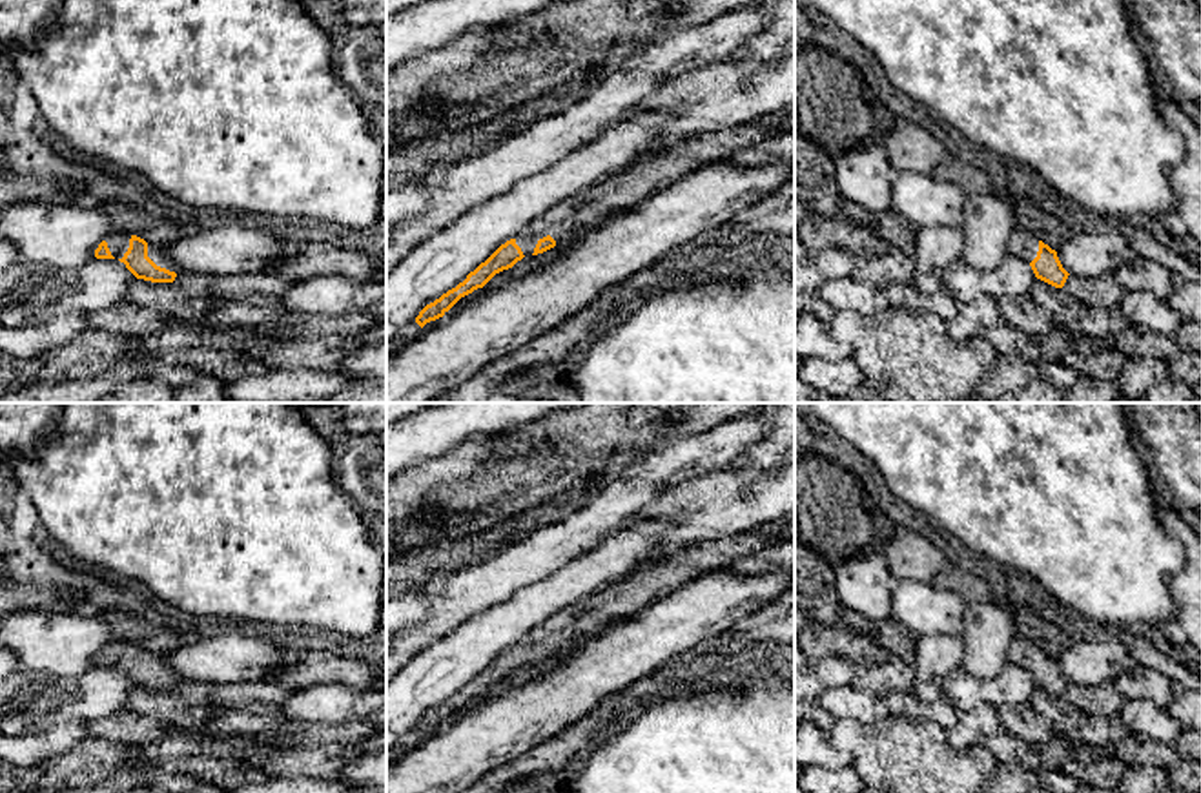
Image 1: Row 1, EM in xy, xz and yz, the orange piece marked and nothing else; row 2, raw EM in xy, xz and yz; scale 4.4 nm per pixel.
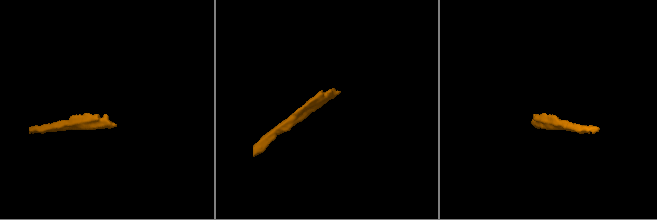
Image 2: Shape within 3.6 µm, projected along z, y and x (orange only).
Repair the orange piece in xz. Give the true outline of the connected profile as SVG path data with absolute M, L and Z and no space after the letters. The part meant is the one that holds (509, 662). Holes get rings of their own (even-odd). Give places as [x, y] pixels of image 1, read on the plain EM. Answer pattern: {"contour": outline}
{"contour": "M756 529L724 540L702 541L678 556L636 571L623 582L607 585L592 596L589 609L572 605L501 653L463 691L426 713L416 731L423 736L443 726L461 705L483 696L496 682L512 676L523 665L543 662L581 636L627 622L700 574L727 569L733 560L778 543L782 543L778 538L760 534Z"}

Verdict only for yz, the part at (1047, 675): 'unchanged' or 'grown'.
grown

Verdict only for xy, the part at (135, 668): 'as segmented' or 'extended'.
extended

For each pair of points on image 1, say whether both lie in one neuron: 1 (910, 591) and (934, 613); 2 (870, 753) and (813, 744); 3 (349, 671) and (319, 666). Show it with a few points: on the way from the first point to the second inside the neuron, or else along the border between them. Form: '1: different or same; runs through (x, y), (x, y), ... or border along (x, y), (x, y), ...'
1: same; runs through (915, 597), (928, 609)
2: different; border along (826, 735), (835, 748), (850, 755), (851, 764)
3: same; runs through (341, 669), (327, 668)

